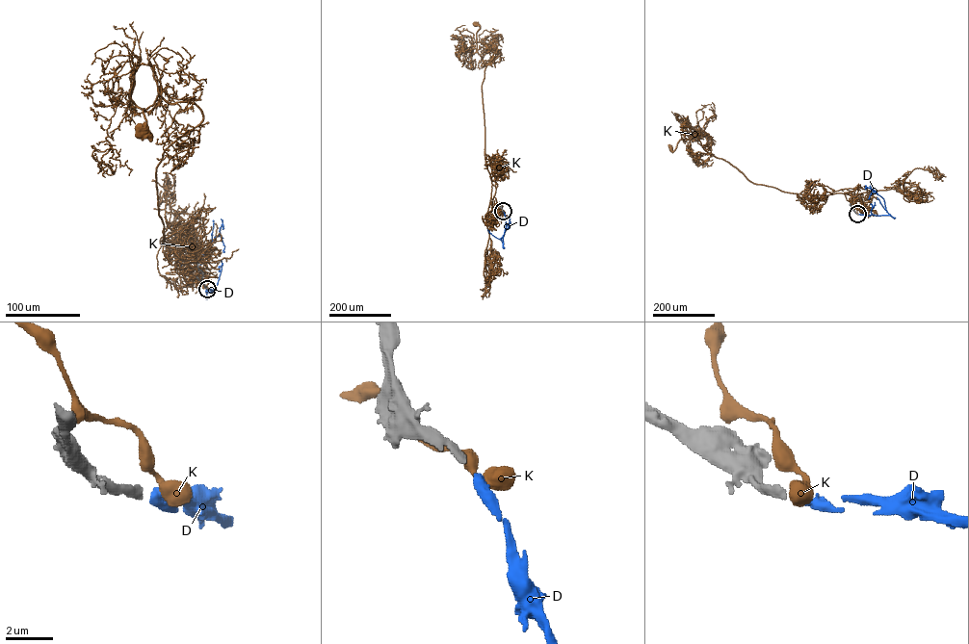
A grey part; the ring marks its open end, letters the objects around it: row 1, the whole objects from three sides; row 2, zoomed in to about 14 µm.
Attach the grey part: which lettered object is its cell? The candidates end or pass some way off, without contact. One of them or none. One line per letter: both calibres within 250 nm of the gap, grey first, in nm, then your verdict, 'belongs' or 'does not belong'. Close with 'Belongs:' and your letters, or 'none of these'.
D: 340 nm thick on the grey side, 420 nm on the other; belongs
K: 340 nm thick on the grey side, 480 nm on the other; does not belong
Belongs: D

